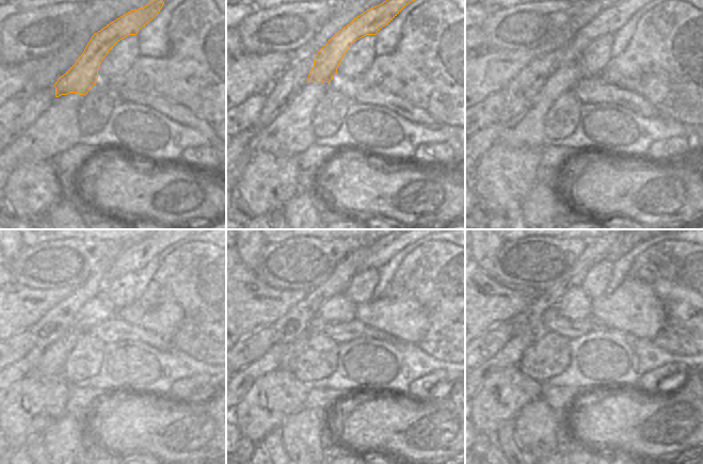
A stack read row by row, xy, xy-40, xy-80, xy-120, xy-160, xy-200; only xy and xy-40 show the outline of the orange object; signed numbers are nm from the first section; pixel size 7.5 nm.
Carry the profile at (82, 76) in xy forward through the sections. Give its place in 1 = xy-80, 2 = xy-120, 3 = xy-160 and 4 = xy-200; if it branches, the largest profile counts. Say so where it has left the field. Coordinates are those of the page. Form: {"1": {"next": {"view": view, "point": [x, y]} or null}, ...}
{"1": {"next": {"view": "xy-80", "point": [611, 19]}}, "2": {"next": {"view": "xy-120", "point": [133, 258]}}, "3": {"next": {"view": "xy-160", "point": [381, 251]}}, "4": {"next": {"view": "xy-200", "point": [618, 251]}}}

